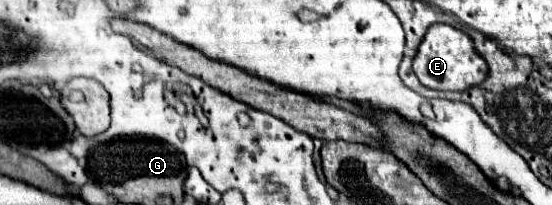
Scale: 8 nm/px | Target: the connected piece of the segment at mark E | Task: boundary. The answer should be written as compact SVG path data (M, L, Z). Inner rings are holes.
M436 23L428 29L424 41L418 47L418 55L414 57L414 73L428 89L466 91L470 87L480 85L488 77L488 65L476 53L474 43L466 33L444 23Z

